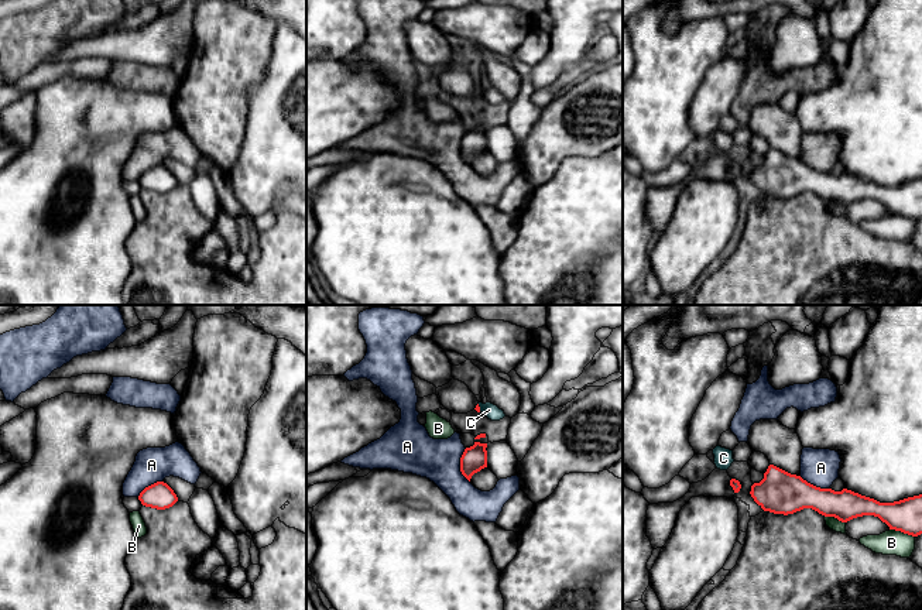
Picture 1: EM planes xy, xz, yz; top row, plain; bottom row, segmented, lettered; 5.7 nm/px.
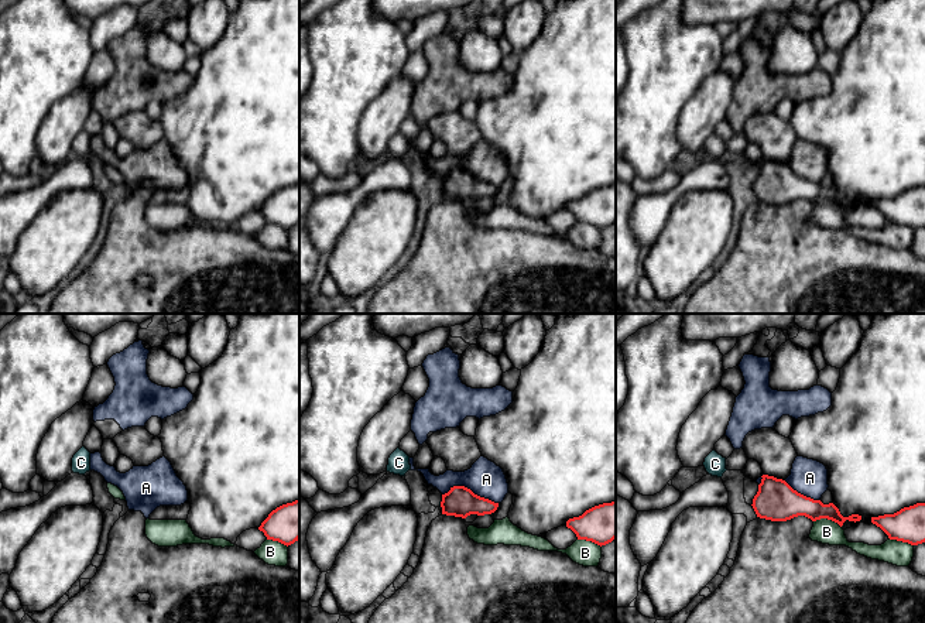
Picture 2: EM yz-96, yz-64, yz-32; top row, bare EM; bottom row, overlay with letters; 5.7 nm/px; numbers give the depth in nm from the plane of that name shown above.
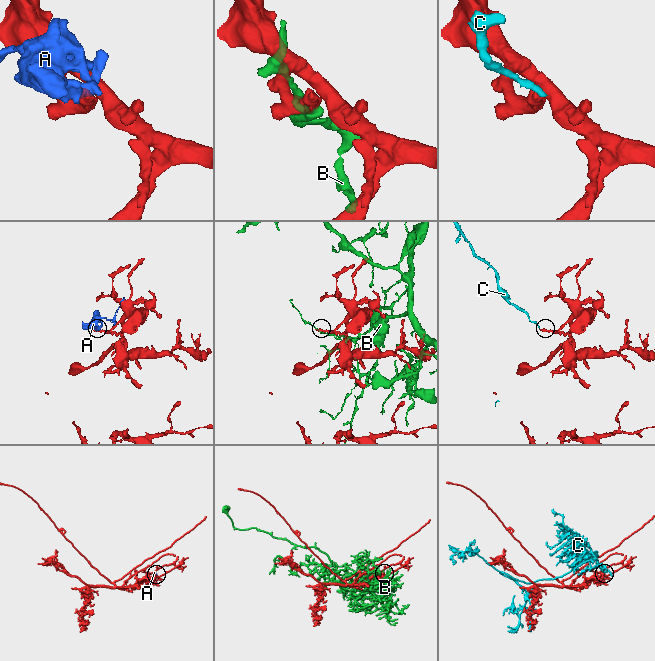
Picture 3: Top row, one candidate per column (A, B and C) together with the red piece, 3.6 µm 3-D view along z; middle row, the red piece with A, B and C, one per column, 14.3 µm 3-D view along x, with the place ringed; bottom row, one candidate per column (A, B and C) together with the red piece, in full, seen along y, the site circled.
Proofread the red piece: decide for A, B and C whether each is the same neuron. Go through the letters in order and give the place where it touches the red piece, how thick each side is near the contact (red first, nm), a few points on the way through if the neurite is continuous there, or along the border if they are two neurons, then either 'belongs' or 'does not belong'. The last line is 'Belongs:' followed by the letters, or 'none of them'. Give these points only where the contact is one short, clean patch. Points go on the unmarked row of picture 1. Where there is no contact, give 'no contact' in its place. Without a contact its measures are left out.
A: contact xz (460, 148); calibres 140 and 240 nm; border xz (465, 132), (460, 140), (460, 157), (469, 165); does not belong
B: contact yz (902, 215); calibres 190 and 140 nm; does not belong
C: contact xz (479, 92); calibres 30 and 90 nm; does not belong
Belongs: none of them

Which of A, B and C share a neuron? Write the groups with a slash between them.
A / B / C

